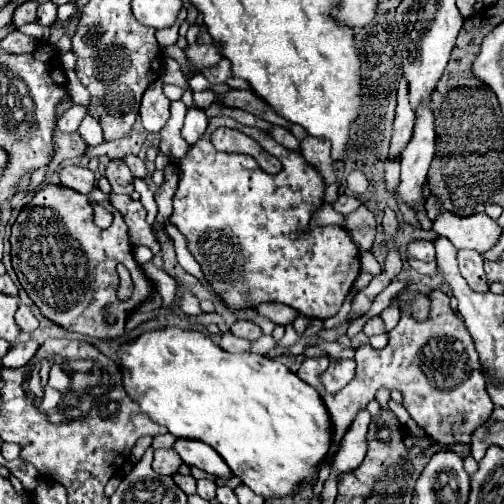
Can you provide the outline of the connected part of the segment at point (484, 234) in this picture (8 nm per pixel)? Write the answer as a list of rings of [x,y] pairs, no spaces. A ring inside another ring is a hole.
[[[442,212],[434,222],[434,232],[448,238],[456,248],[474,248],[482,254],[494,248],[502,236],[502,228],[488,214],[456,218],[454,214]]]

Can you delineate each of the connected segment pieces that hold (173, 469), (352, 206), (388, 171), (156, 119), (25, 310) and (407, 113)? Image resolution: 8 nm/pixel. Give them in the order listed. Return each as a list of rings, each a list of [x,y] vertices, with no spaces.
[[[156,450],[154,452],[154,462],[152,468],[158,474],[176,474],[178,468],[182,466],[182,458],[174,450]]]
[[[340,196],[336,202],[332,202],[332,208],[338,210],[340,214],[344,214],[344,216],[354,212],[358,206],[360,206],[360,200],[354,198],[354,196]]]
[[[400,154],[393,159],[385,162],[385,184],[389,192],[395,192],[400,179]]]
[[[154,82],[154,86],[144,92],[140,118],[148,132],[160,132],[166,126],[170,118],[170,100],[164,96],[160,82]]]
[[[20,304],[20,306],[18,306],[16,324],[20,326],[22,332],[34,332],[34,330],[38,328],[38,320],[34,318],[34,314],[30,312],[30,308],[28,308],[26,304]]]
[[[402,78],[400,86],[398,86],[398,106],[396,106],[394,132],[392,132],[392,142],[390,142],[390,156],[398,154],[406,148],[406,144],[412,138],[414,120],[416,120],[416,112],[408,102],[408,82],[406,82],[406,78]]]

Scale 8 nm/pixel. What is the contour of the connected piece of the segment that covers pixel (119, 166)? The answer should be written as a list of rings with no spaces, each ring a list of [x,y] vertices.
[[[122,158],[112,160],[112,162],[106,166],[104,176],[106,176],[108,182],[112,184],[112,192],[114,192],[114,194],[130,194],[130,192],[134,190],[134,186],[132,186],[134,176],[132,176],[130,168],[124,164]]]

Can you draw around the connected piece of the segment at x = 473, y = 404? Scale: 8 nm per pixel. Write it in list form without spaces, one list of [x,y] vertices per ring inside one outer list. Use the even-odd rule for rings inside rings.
[[[440,290],[432,292],[432,318],[428,318],[428,322],[412,322],[408,314],[402,314],[396,330],[390,332],[388,346],[384,350],[360,346],[356,360],[358,370],[354,380],[336,394],[322,394],[334,422],[332,448],[338,446],[356,414],[366,408],[382,386],[402,392],[410,418],[430,438],[436,438],[436,442],[470,444],[474,430],[480,428],[494,410],[472,338],[464,322],[456,318],[456,312],[450,308],[450,298]]]

